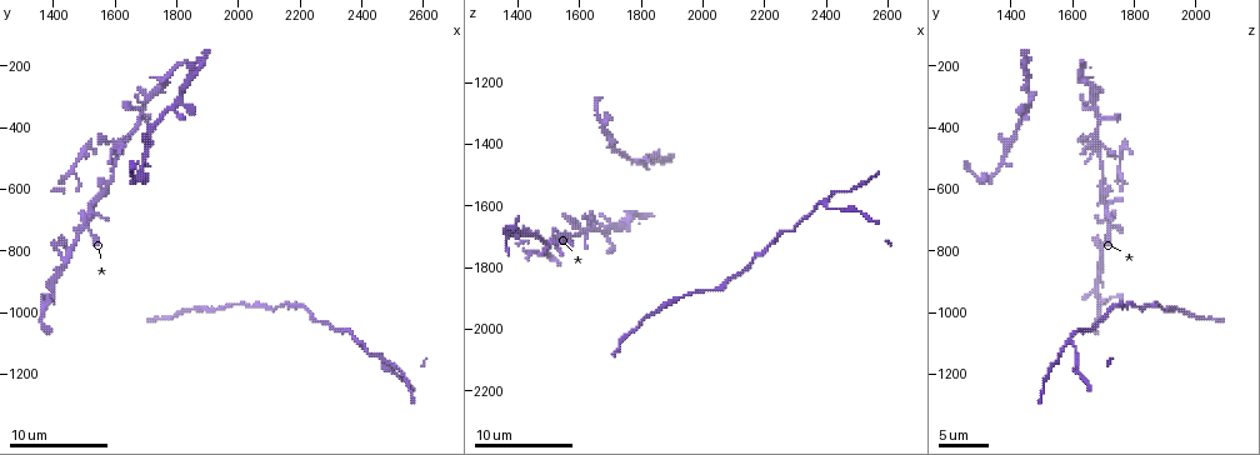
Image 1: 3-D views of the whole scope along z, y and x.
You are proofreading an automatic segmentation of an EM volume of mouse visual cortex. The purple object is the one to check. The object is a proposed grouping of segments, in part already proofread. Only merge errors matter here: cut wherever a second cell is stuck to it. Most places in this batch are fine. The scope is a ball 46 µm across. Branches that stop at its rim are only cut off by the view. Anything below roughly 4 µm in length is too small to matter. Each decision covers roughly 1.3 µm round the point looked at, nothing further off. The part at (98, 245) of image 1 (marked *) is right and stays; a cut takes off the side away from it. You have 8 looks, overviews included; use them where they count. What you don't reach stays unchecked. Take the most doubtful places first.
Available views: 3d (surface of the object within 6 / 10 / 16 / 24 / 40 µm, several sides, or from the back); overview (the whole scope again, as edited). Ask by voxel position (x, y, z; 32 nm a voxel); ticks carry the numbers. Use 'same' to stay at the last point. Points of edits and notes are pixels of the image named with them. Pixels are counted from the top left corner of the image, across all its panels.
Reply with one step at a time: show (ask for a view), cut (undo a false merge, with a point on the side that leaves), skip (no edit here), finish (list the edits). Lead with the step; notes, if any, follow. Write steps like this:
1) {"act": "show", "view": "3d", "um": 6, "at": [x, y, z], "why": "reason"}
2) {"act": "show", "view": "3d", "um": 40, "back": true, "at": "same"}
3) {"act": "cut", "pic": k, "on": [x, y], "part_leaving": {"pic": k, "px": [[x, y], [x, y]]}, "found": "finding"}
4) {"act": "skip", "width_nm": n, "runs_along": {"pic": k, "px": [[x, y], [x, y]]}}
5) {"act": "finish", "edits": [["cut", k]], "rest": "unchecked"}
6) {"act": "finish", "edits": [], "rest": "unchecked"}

{"act": "show", "view": "3d", "um": 16, "at": [2400, 1100, 1600], "why": "two arms in line, one across"}

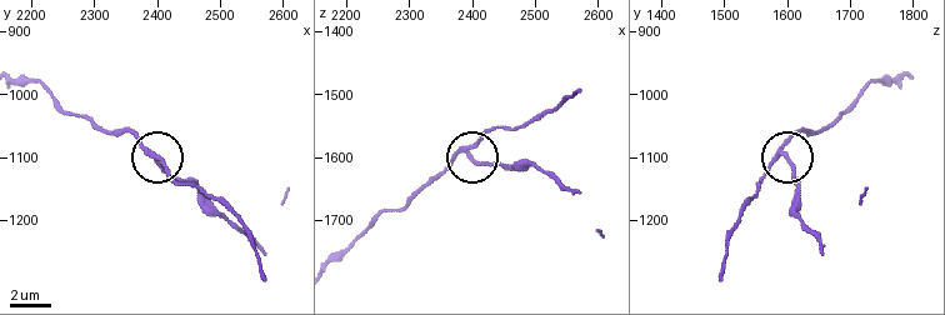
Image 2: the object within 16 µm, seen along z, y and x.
{"act": "show", "view": "3d", "um": 16, "back": true, "at": [2395, 1100, 1595]}

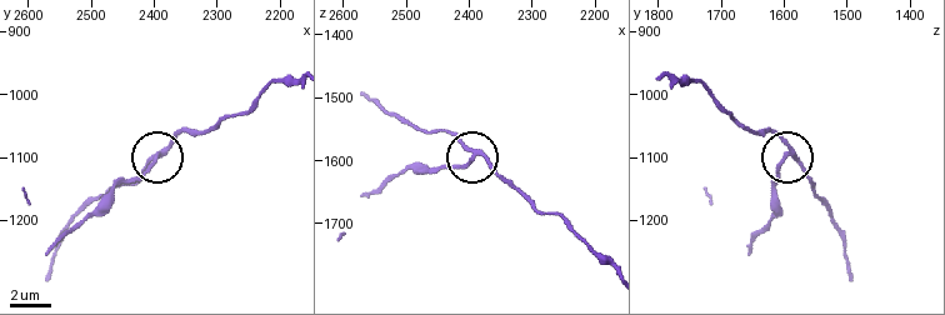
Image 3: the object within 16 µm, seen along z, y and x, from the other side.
{"act": "cut", "pic": 3, "on": [144, 178], "width_nm": 200, "part_leaving": {"pic": 3, "px": [[158, 155], [56, 239], [23, 190]]}, "found": "two cells meet here"}

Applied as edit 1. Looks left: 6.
{"act": "show", "view": "3d", "um": 10, "at": [1670, 570, 1320]}

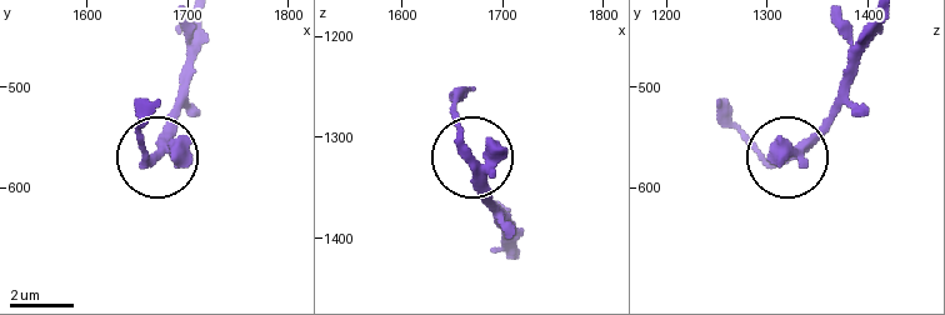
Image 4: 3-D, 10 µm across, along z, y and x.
{"act": "show", "view": "3d", "um": 6, "at": [1662, 570, 1318], "why": "zoom in"}

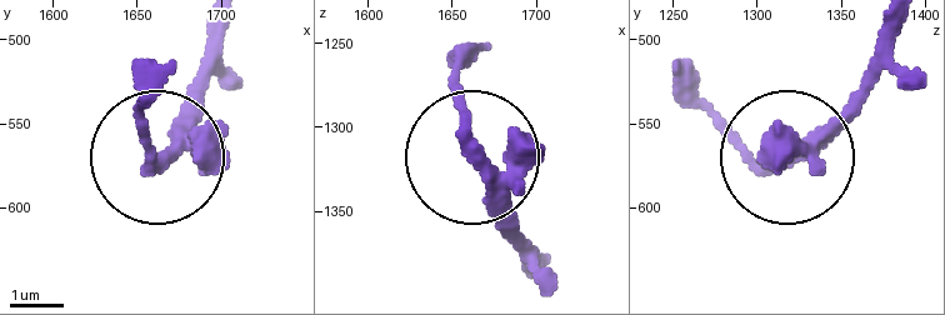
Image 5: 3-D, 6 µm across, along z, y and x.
{"act": "skip", "width_nm": 280, "found": "continuous, no second cell"}

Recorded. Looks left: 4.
{"act": "show", "view": "3d", "um": 10, "at": [1830, 1000, 1950]}

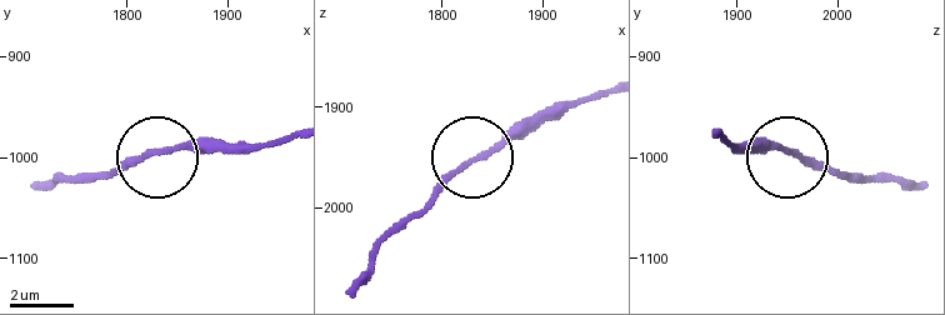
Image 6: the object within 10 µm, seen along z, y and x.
{"act": "show", "view": "3d", "um": 6, "at": [1824, 994, 1958]}

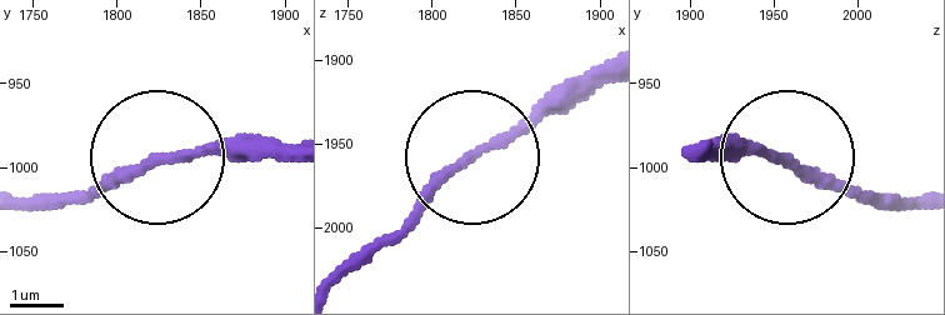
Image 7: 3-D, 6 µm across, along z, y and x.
{"act": "skip", "found": "all the same cell"}

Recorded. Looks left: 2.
{"act": "finish", "edits": [["cut", 3]], "rest": "unchecked"}

